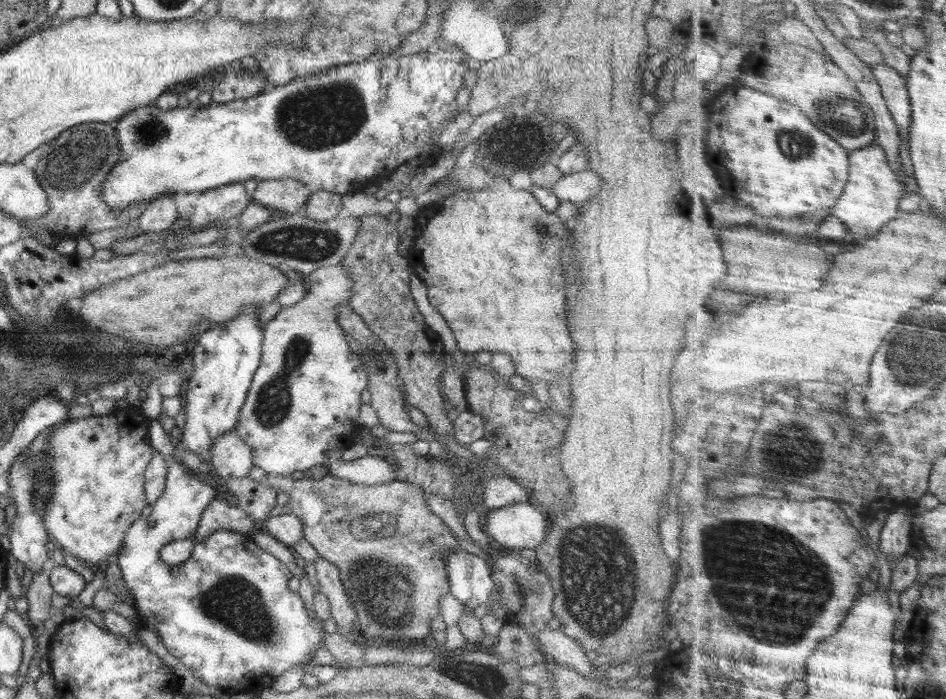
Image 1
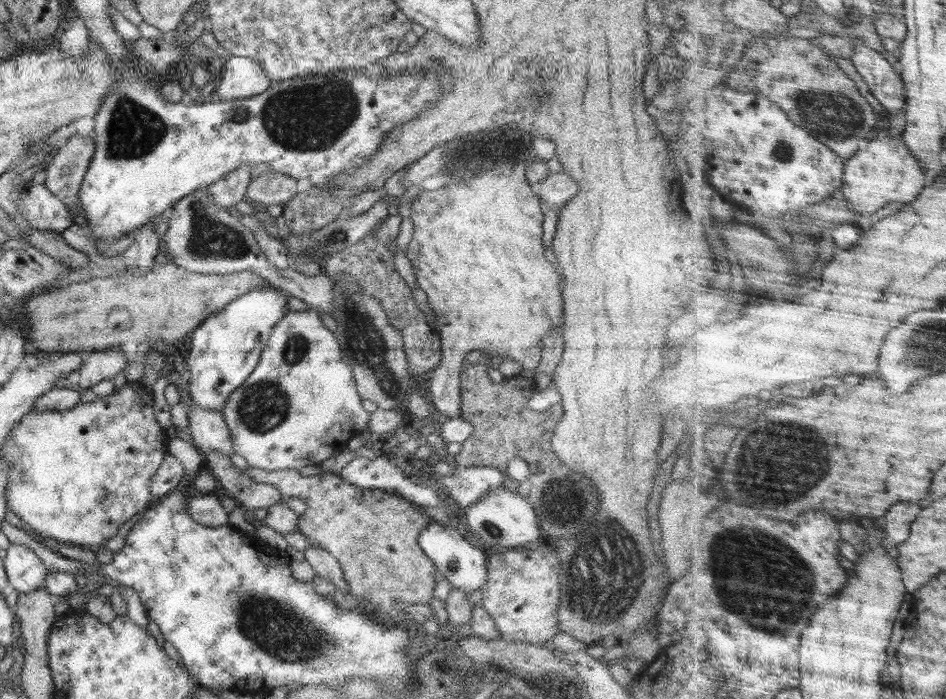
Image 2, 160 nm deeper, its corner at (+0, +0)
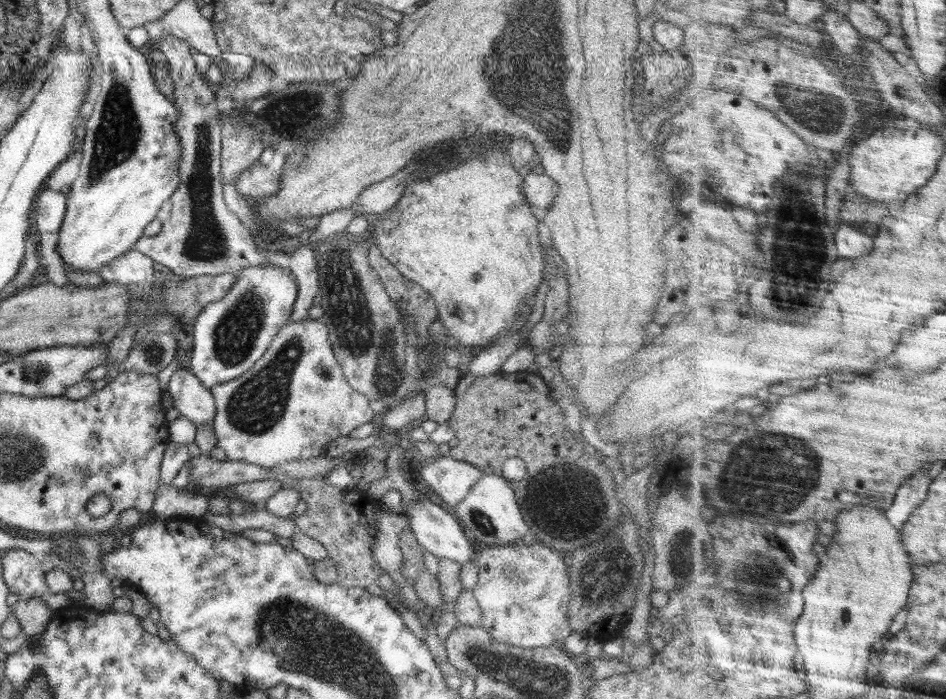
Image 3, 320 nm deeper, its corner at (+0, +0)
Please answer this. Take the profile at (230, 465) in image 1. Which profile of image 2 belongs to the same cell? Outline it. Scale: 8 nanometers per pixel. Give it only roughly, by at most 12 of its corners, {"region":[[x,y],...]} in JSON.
{"region":[[172,372],[170,385],[186,409],[192,444],[203,453],[234,454],[223,413],[200,408],[187,378]]}

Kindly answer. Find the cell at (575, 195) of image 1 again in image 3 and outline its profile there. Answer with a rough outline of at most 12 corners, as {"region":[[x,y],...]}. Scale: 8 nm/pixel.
{"region":[[543,174],[524,178],[524,197],[545,217],[557,198],[556,180]]}

